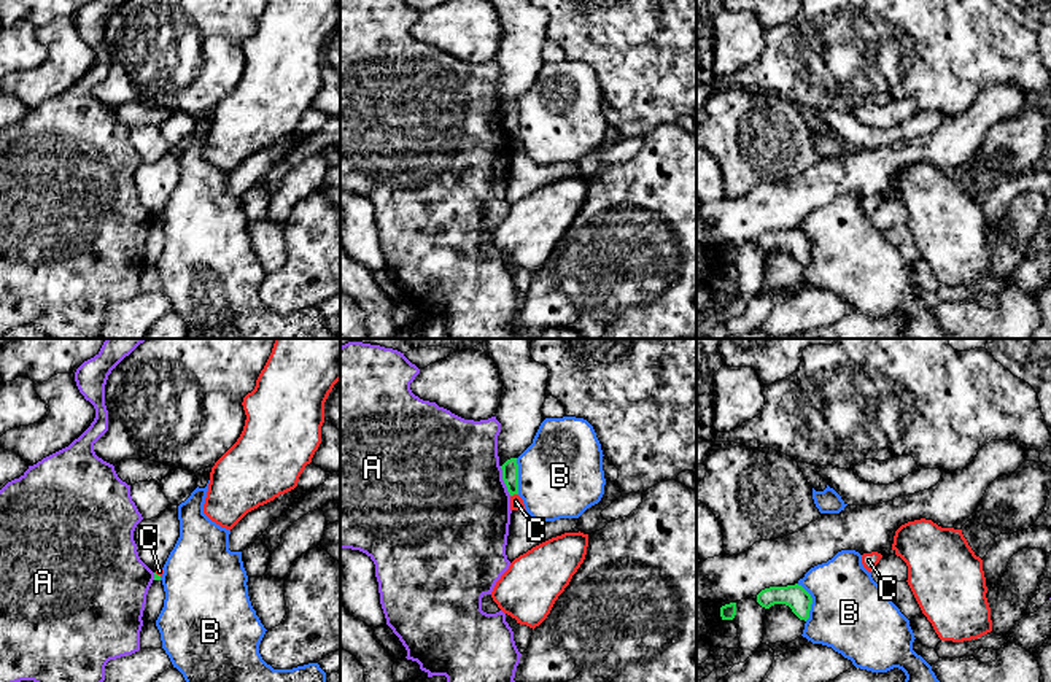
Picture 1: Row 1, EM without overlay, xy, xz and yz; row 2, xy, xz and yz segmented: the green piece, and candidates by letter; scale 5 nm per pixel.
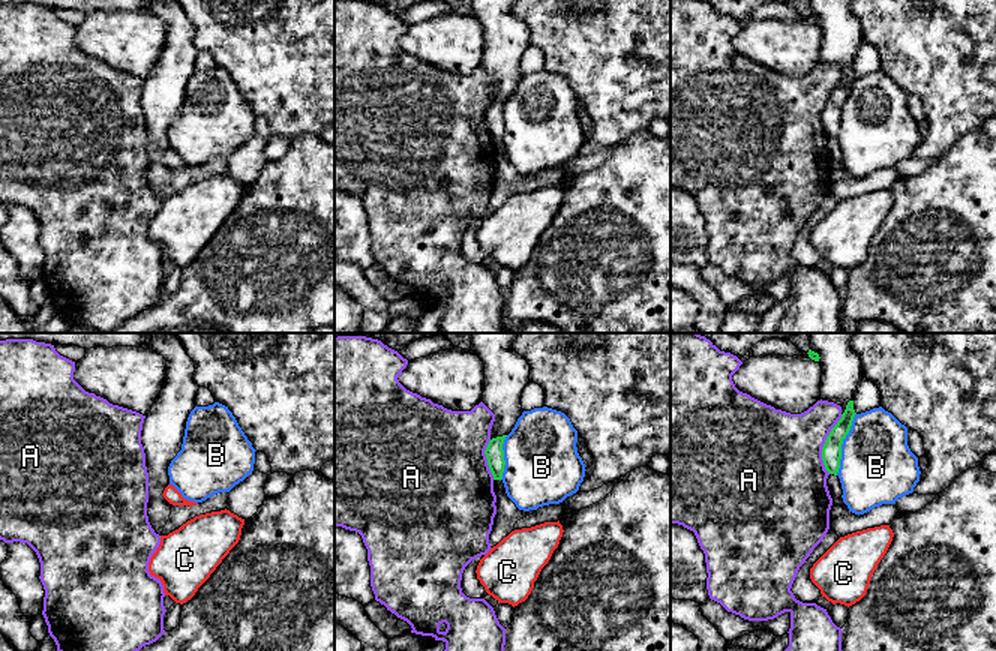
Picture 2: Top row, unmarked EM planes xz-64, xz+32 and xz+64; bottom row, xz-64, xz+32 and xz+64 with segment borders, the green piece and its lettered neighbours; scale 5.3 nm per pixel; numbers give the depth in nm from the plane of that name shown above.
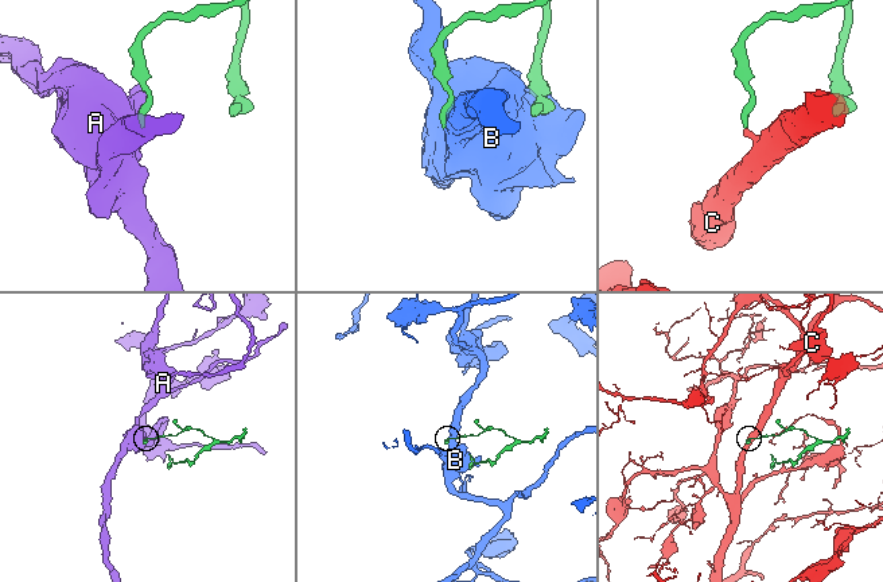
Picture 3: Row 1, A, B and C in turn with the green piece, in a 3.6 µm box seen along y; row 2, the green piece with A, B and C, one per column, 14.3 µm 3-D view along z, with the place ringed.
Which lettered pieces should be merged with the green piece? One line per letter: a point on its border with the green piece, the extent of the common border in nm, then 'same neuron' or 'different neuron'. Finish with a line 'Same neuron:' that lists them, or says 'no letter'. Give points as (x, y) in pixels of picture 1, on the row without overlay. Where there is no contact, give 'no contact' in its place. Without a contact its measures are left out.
A: contact xz (503, 123); length 160 nm; different neuron
B: contact yz (811, 245); length 200 nm; different neuron
C: contact xz (514, 137); length 40 nm; different neuron
Same neuron: no letter

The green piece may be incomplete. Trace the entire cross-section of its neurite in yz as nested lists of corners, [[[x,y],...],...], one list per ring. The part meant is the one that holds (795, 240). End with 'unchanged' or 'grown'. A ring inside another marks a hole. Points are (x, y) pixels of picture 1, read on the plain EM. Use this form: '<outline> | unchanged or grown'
[[[798,227],[787,231],[770,231],[757,238],[757,246],[770,253],[774,248],[785,248],[800,264],[809,262],[812,248],[811,238]]] | unchanged

